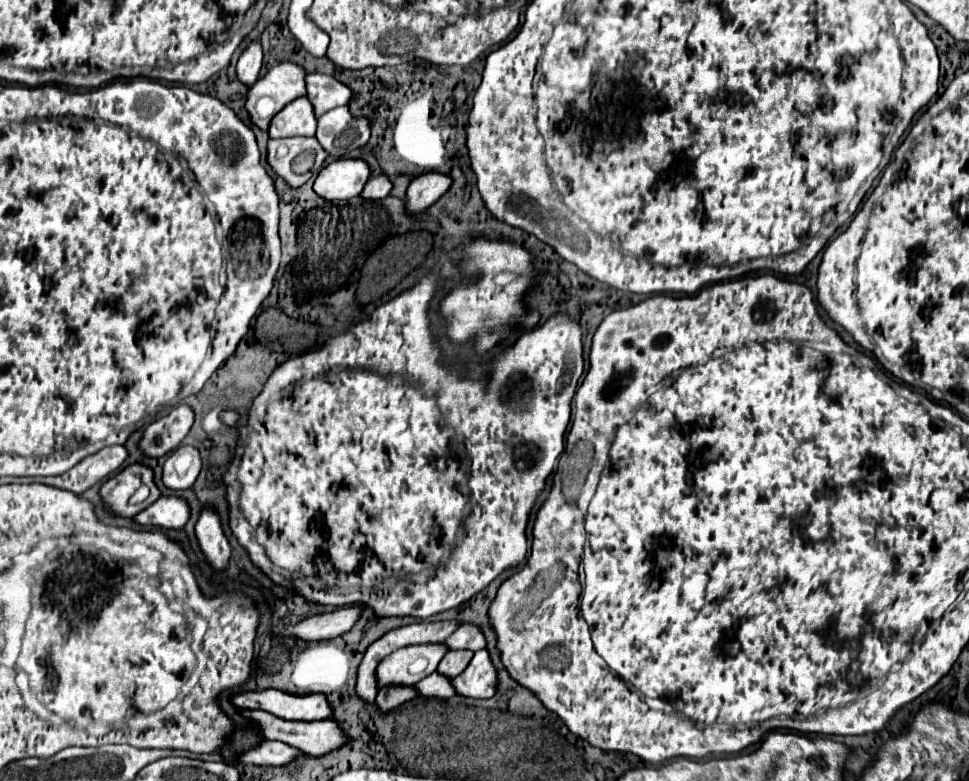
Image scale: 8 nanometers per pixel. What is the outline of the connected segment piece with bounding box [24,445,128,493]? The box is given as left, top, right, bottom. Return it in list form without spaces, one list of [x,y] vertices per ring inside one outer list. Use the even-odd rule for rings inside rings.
[[[110,445],[94,455],[84,457],[78,465],[74,465],[70,471],[62,475],[46,479],[24,479],[24,483],[44,483],[44,485],[54,485],[58,489],[84,493],[86,489],[90,489],[92,485],[96,485],[98,481],[106,479],[110,473],[120,469],[126,457],[128,449],[124,445]]]

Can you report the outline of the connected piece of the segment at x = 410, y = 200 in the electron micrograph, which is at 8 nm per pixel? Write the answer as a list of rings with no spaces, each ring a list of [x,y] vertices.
[[[422,173],[414,177],[406,193],[406,207],[410,211],[424,211],[432,203],[436,203],[452,185],[452,177],[444,173]]]

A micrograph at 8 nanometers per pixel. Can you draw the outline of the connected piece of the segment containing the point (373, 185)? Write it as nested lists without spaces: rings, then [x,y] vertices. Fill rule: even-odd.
[[[382,173],[376,177],[370,177],[364,191],[360,193],[364,199],[384,199],[392,191],[392,181]]]

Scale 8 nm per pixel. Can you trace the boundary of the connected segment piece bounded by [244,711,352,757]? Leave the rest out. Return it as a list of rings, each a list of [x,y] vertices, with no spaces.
[[[248,711],[244,713],[256,721],[268,741],[282,741],[298,747],[306,755],[320,757],[342,749],[352,741],[336,721],[284,721],[270,713]]]

